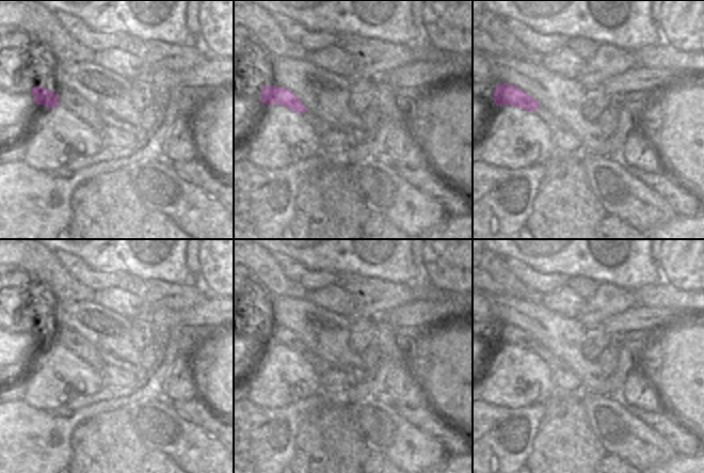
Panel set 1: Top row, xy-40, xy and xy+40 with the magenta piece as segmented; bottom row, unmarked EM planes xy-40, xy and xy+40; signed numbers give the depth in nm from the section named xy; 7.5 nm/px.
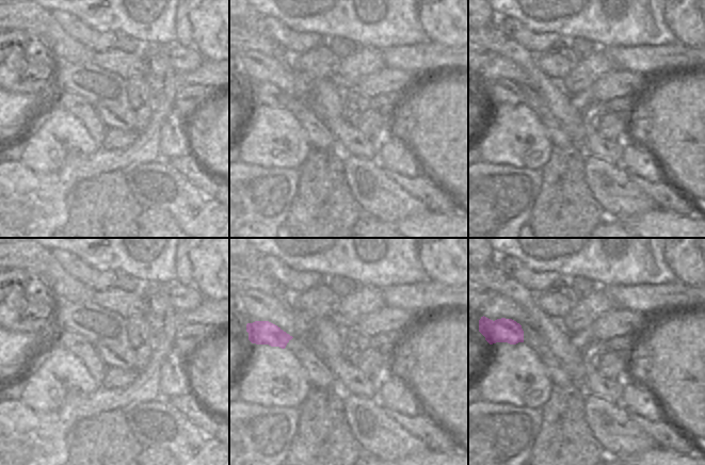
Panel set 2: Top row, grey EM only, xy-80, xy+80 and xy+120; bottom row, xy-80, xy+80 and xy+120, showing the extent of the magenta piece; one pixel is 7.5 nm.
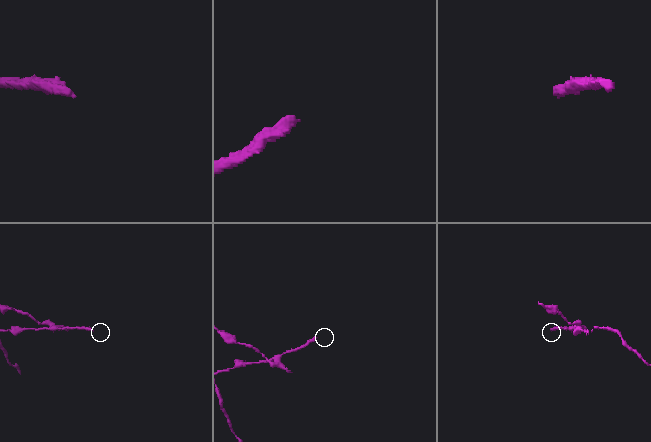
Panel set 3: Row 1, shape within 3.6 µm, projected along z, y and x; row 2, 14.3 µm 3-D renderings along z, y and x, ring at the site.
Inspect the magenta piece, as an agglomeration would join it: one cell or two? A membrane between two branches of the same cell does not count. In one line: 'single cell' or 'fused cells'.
fused cells

